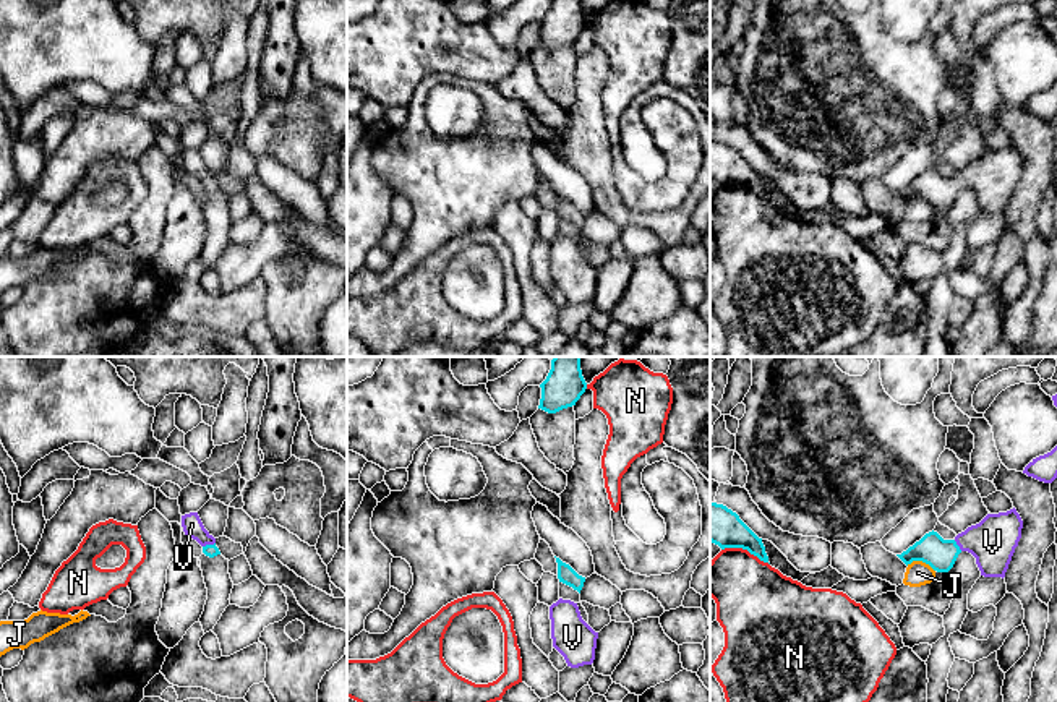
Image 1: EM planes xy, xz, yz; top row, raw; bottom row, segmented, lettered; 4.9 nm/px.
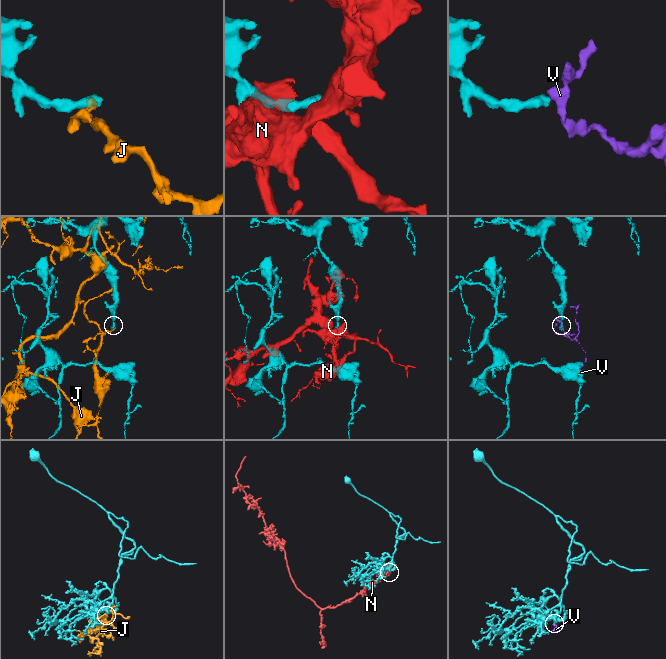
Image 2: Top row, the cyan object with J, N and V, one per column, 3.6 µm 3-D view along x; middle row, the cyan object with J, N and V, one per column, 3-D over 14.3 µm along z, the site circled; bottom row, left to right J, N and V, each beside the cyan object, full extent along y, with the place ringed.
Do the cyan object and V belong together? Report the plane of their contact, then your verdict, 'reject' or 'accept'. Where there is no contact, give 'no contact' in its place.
xy | accept

